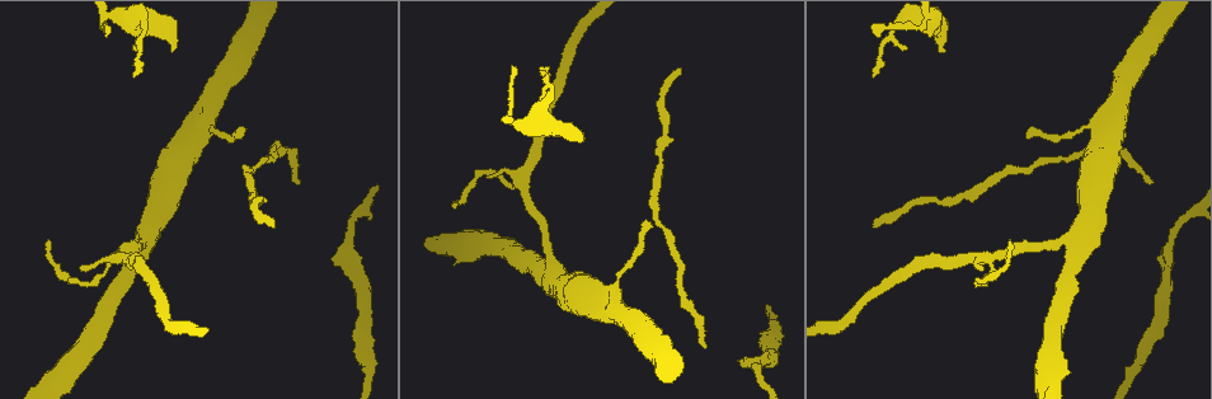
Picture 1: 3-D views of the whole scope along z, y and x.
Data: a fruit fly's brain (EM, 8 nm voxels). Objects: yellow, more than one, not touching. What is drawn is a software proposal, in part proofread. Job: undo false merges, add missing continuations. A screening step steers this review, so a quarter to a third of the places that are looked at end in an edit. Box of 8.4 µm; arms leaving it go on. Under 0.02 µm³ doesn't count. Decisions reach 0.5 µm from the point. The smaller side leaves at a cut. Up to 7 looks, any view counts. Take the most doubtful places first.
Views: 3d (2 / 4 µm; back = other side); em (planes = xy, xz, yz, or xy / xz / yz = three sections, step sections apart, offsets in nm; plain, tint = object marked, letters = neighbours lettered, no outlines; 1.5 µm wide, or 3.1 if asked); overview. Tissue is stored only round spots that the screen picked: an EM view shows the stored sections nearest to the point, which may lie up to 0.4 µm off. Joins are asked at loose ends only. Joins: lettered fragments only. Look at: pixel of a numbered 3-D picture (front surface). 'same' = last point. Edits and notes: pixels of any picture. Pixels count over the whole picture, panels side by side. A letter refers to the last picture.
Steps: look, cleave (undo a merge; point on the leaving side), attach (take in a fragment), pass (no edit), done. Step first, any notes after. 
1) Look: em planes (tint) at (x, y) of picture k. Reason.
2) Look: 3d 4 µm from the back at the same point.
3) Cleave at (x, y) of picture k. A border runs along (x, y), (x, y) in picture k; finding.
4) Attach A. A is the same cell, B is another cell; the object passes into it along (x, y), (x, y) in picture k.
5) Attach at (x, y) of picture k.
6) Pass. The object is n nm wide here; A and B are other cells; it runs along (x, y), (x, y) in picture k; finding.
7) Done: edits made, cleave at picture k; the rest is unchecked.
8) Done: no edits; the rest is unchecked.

Look: 3d 2 µm at (704, 348) of picture 1. Tapers out.

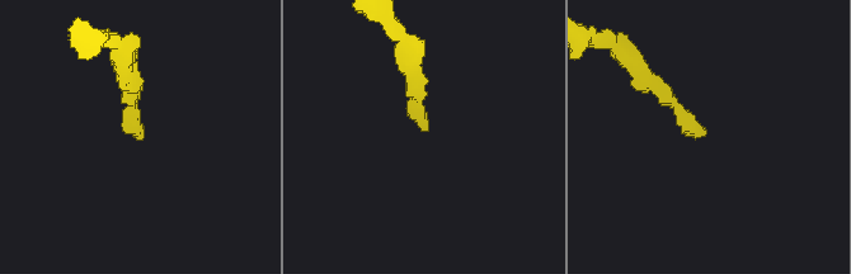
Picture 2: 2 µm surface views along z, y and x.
Look: em yz step 4 (letters) at (138, 128) of picture 2. Need the tissue.

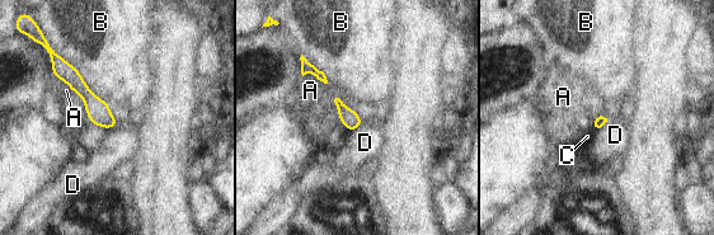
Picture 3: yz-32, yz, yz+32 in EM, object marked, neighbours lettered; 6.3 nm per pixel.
Look: em planes (letters) at the same point.

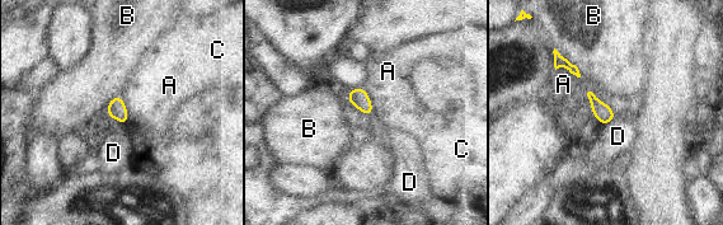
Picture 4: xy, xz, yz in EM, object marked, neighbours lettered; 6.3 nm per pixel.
Pass. A, B, C and D are other cells; a border runs along (588, 90), (587, 98), (592, 116) in picture 4; none of them fits.

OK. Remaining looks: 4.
Look: 3d 2 µm at (875, 227) of picture 1. Branch stops here.

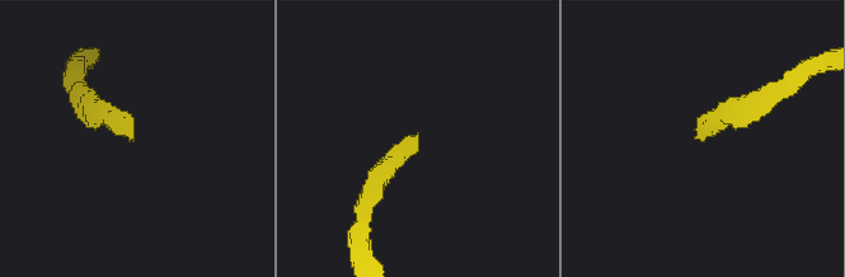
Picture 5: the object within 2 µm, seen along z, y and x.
Look: em yz step 8 (tint) at (131, 138) of picture 5. Shape alone is not enough.

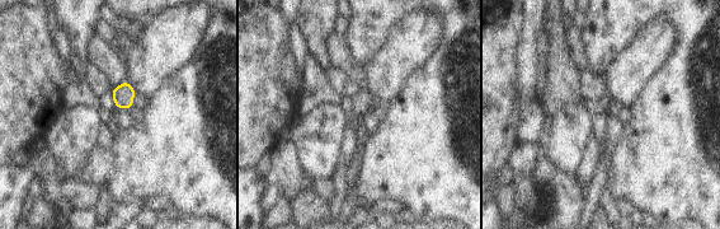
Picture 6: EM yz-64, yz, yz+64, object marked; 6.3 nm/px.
Look: em xz step 8 (letters) at the same point.

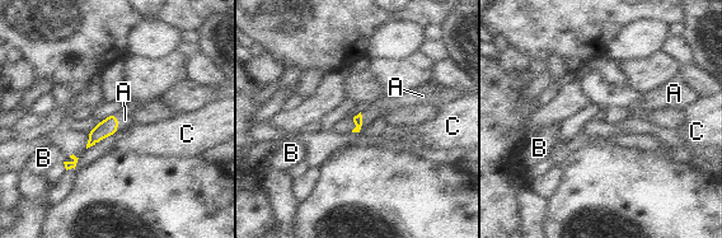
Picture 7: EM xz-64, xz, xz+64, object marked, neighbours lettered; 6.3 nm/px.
Attach A. A is the same cell, B and C are other cells; the object passes into it along (108, 126), (117, 122), (125, 120) in picture 7; it goes on there.

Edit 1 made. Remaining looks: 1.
Look: em planes (letters) at (244, 130) of picture 1. Branch stops here.

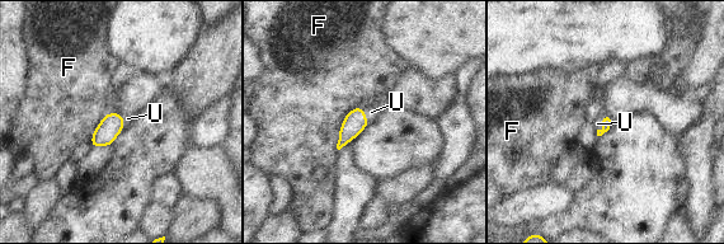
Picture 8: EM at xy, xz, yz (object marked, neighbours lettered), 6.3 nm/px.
Attach U. The object is 70 nm wide here; U is the same cell, F is another cell; the object passes into it along (355, 121), (365, 116), (371, 112) in picture 8; it goes on there.

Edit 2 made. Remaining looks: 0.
Done: edits made, attach at picture 7, attach at picture 8; the rest is unchecked.

